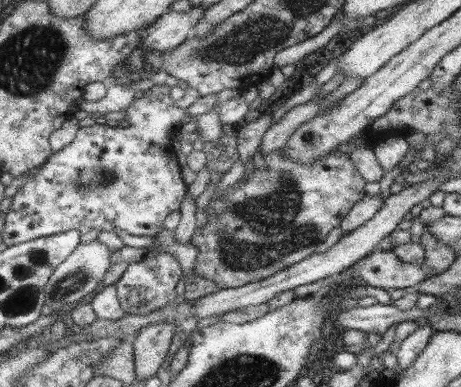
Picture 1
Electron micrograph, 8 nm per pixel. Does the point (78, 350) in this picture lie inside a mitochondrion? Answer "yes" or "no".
no

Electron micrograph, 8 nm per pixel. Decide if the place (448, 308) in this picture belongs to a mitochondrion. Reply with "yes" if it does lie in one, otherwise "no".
no

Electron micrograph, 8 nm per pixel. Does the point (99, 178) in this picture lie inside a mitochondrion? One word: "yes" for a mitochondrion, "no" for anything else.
yes

